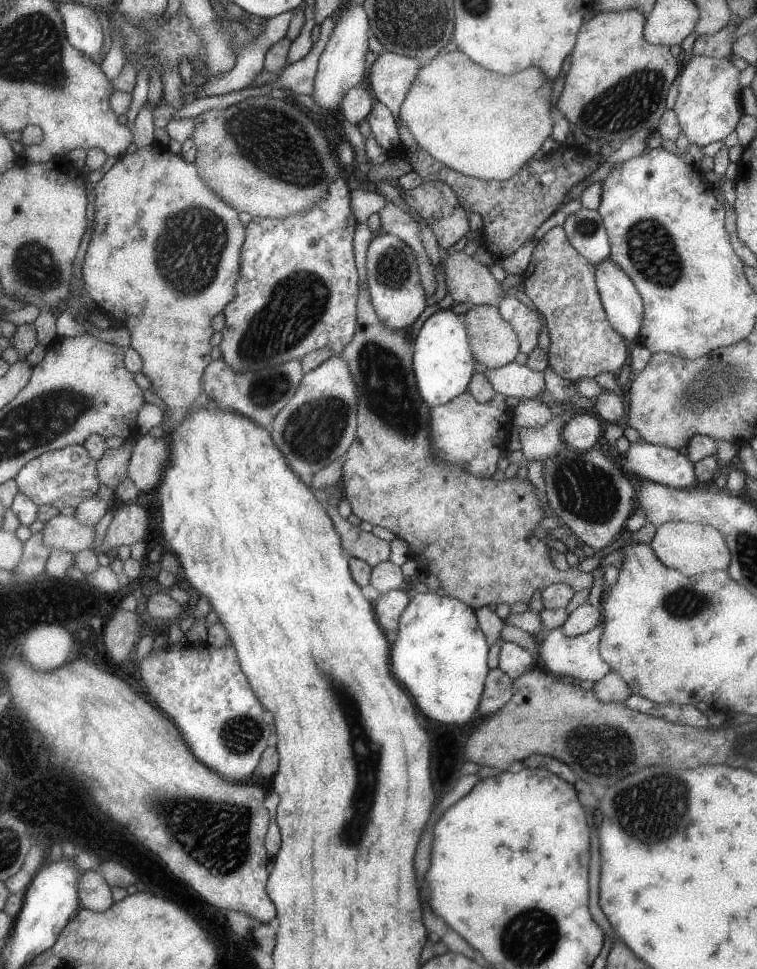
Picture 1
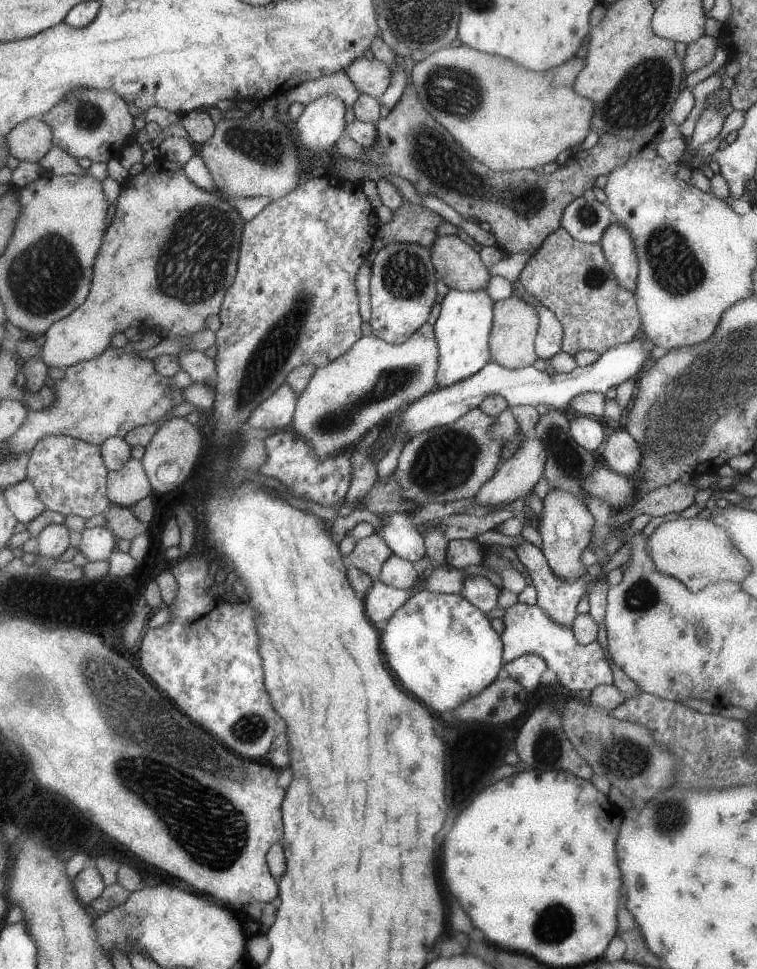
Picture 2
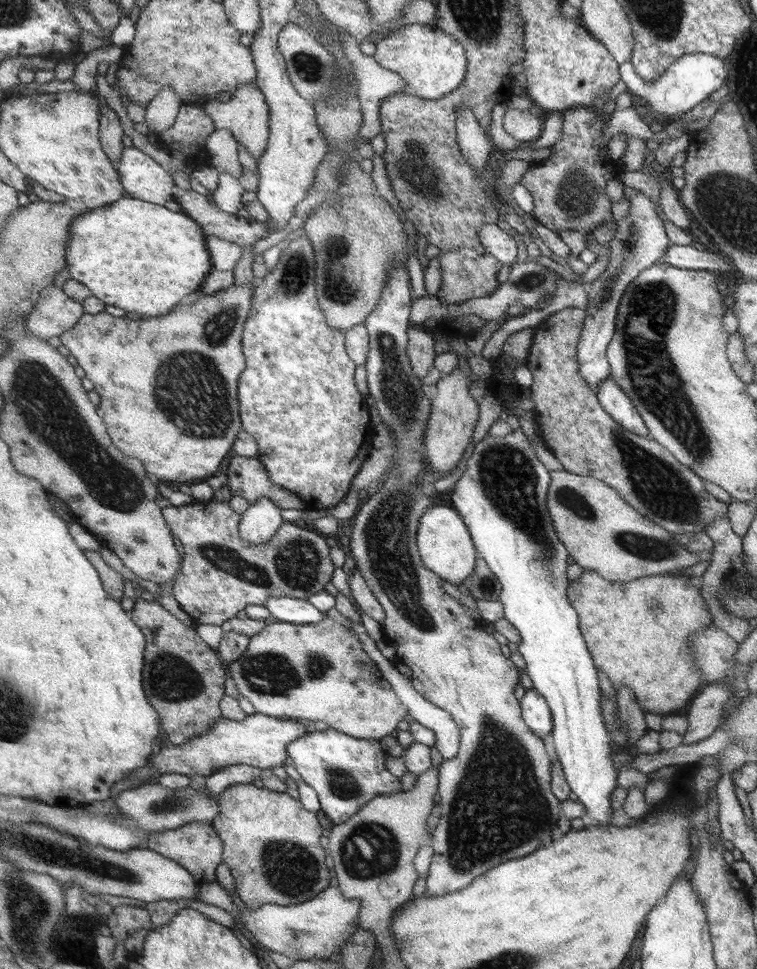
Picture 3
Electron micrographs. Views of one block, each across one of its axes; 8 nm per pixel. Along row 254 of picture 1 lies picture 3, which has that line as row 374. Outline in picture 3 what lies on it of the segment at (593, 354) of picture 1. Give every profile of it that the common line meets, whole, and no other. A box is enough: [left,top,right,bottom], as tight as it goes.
[524,308,727,533]

